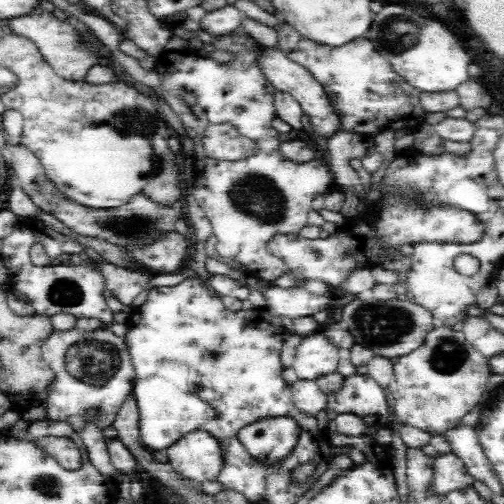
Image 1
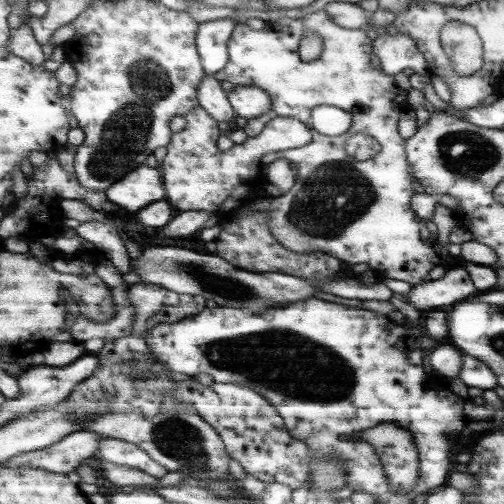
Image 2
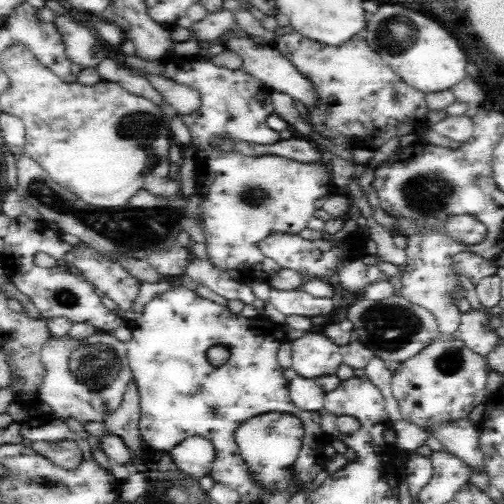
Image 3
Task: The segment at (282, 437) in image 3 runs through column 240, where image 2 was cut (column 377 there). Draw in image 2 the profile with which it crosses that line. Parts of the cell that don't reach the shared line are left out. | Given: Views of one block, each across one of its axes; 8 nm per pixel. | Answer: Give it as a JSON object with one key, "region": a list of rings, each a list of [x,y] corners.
{"region":[[[377,424],[373,428],[361,430],[361,432],[353,432],[351,436],[339,436],[339,440],[351,440],[351,442],[367,442],[373,446],[375,456],[379,458],[379,464],[383,468],[383,476],[387,486],[391,488],[391,492],[395,492],[395,496],[405,496],[409,490],[413,490],[417,486],[419,480],[419,450],[413,442],[413,436],[409,430],[399,428],[395,424]]]}

